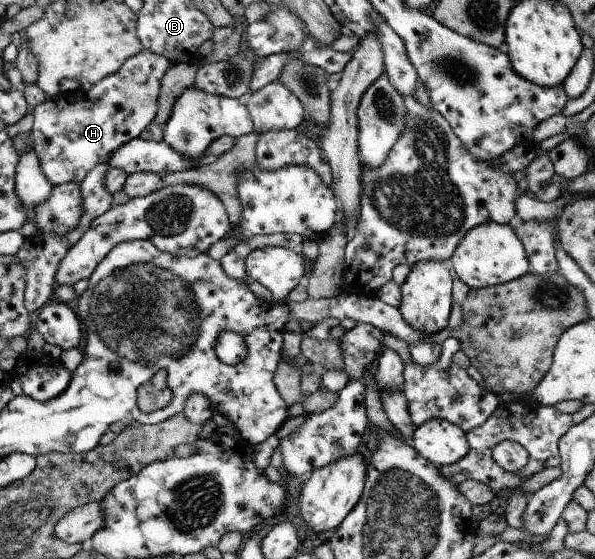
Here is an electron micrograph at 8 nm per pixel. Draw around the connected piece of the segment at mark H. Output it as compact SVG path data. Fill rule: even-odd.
M142 49L138 51L138 55L128 57L118 71L108 75L102 81L89 85L86 89L60 91L58 95L40 103L32 113L34 125L30 131L30 138L33 140L34 151L38 155L38 161L46 179L54 186L72 182L78 182L80 185L86 175L96 165L102 164L110 153L116 151L124 143L140 138L140 134L158 113L157 101L160 95L160 85L162 85L161 79L171 64L168 58Z

